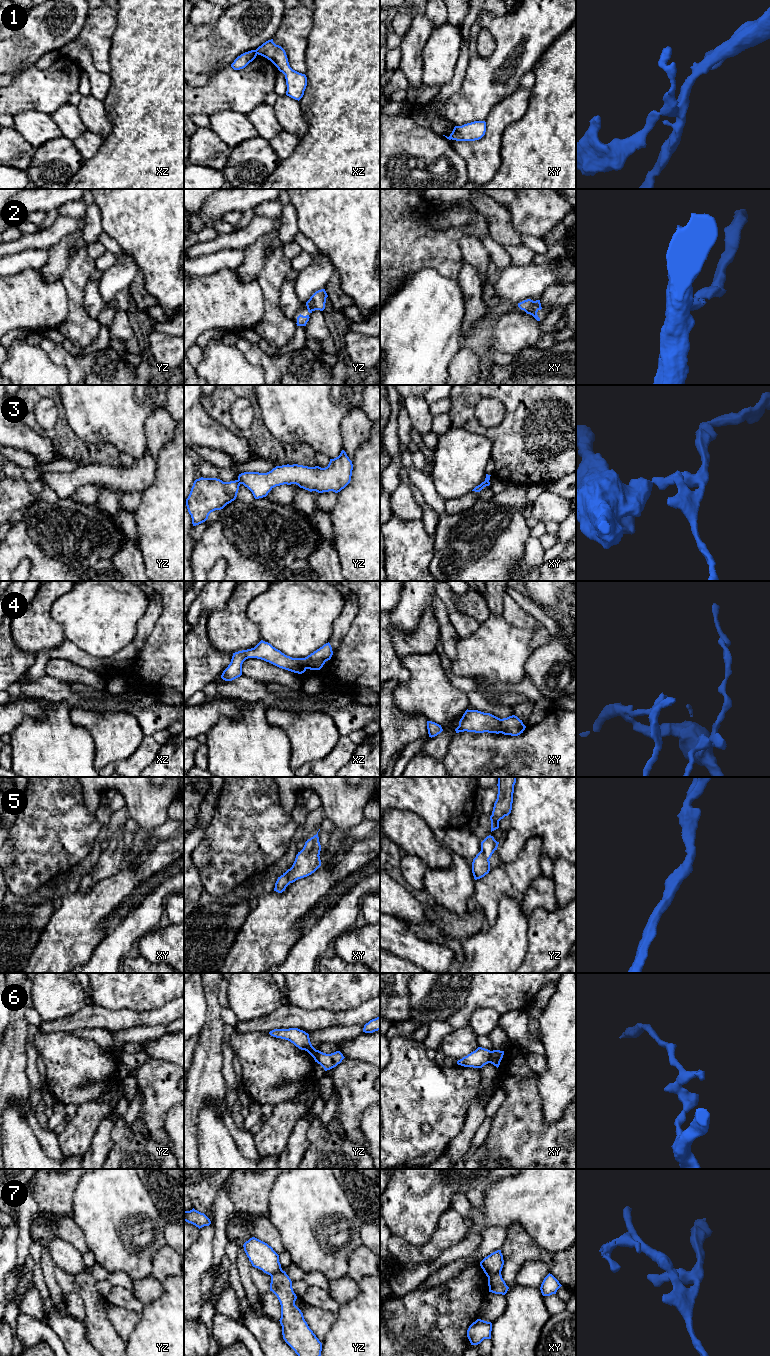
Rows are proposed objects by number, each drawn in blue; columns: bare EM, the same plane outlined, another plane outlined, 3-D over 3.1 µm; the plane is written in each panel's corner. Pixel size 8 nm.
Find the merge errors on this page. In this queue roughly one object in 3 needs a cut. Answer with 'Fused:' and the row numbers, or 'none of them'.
Fused: 1, 3, 4, 6, 7

